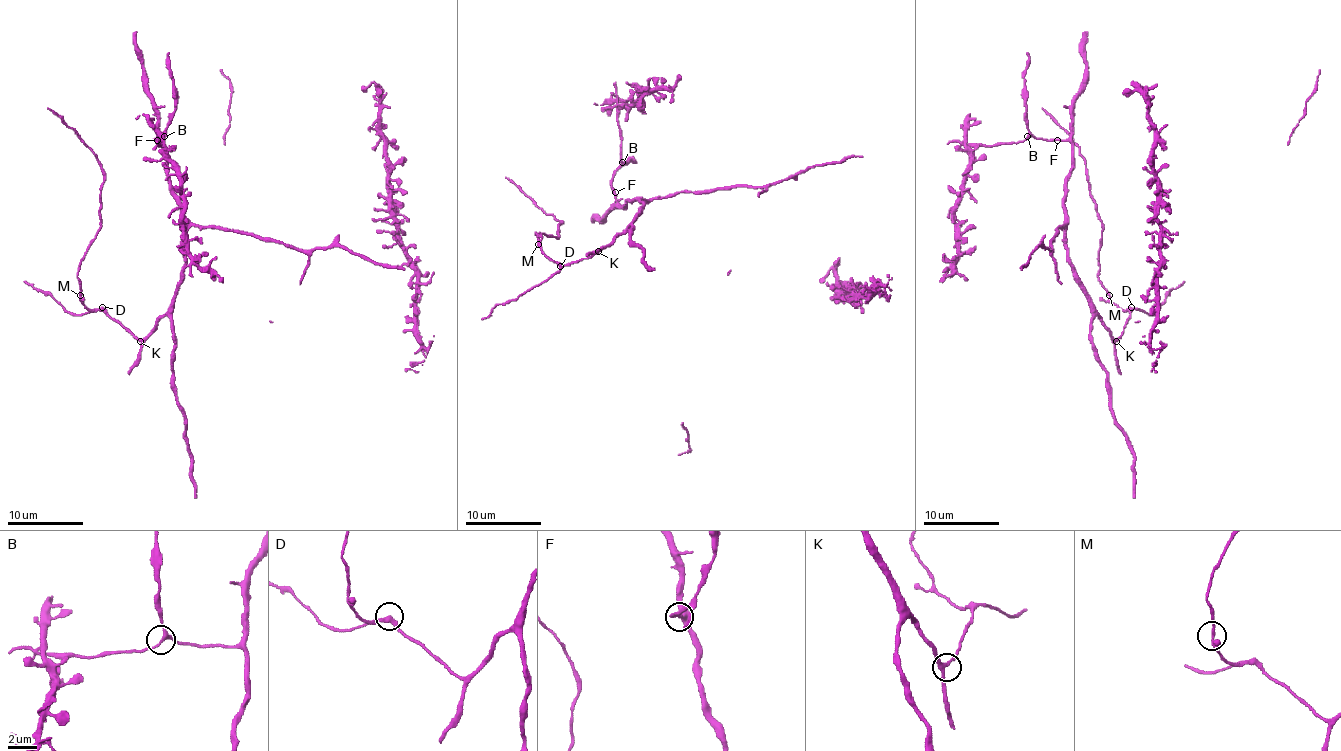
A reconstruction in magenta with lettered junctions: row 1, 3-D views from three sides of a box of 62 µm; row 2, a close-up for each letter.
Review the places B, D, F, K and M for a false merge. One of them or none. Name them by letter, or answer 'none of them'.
none of them

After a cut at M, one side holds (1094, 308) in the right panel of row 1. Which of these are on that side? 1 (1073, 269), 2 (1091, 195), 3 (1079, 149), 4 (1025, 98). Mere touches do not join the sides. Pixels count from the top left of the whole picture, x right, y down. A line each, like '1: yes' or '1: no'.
1: yes
2: no
3: no
4: yes

